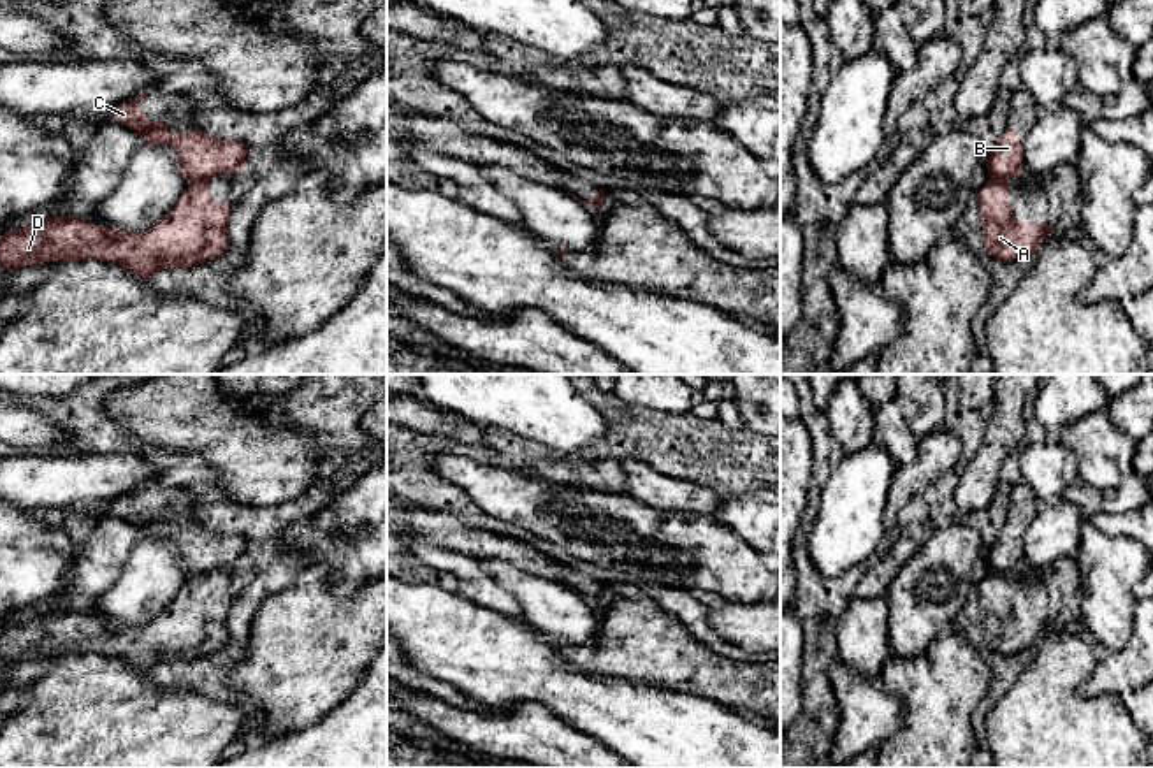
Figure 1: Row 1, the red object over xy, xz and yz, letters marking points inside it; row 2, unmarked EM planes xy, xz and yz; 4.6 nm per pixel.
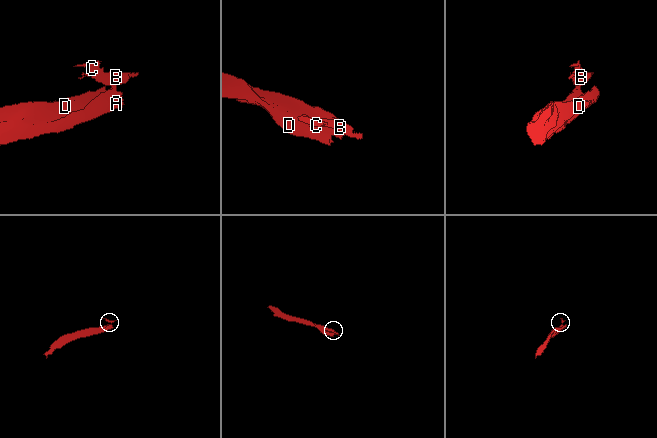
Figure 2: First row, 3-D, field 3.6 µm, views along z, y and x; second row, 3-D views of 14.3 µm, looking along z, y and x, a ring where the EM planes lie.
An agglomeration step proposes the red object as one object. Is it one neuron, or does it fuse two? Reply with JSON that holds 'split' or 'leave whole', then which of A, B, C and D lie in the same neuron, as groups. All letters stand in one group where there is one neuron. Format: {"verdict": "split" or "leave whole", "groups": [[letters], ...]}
{"verdict": "split", "groups": [["A", "D"], ["B", "C"]]}

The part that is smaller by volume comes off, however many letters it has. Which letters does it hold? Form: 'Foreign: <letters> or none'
Foreign: B, C

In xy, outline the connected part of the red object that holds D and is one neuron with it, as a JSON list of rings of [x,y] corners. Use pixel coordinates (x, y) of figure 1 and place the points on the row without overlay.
[[[207,571],[193,575],[176,599],[144,626],[109,624],[104,619],[95,619],[91,612],[54,608],[0,629],[0,661],[12,666],[33,657],[93,652],[120,657],[134,670],[148,673],[162,663],[188,663],[228,643],[230,603],[232,598],[211,592],[211,573]]]

